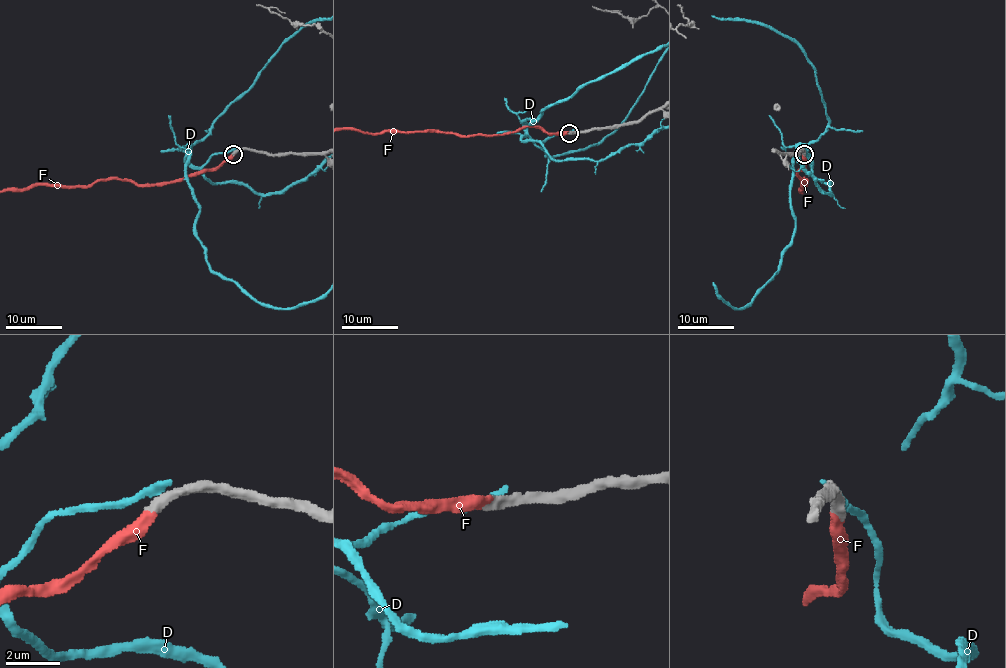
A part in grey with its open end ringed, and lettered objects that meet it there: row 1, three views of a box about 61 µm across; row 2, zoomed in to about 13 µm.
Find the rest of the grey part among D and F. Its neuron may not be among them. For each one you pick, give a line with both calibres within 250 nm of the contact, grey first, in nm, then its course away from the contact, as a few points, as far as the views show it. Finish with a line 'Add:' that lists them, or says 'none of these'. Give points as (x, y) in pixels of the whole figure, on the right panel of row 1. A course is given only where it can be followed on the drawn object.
F: calibres 440 and 440 nm
Add: F

